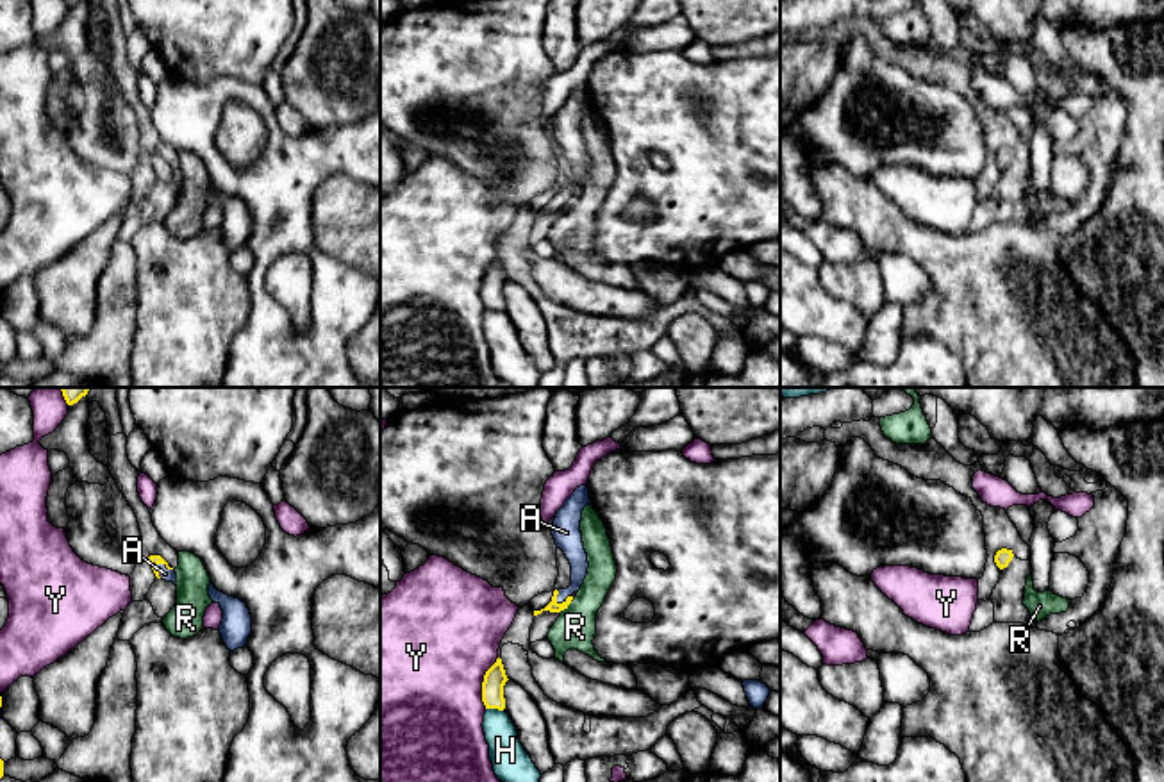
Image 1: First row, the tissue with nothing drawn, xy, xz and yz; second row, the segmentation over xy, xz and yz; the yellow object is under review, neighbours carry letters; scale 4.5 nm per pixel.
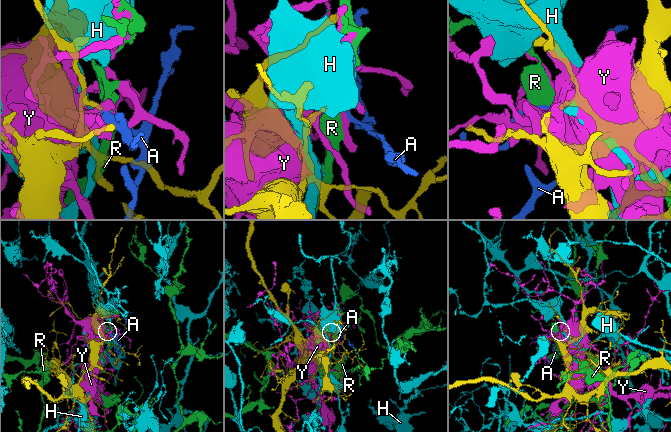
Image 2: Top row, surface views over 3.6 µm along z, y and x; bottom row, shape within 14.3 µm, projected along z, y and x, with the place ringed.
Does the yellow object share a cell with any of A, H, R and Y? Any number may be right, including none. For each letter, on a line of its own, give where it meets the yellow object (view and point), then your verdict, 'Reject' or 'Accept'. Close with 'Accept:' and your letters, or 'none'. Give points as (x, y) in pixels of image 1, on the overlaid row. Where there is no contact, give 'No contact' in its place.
A: Touches yellow at xy (165, 563). Accept
H: Touches yellow at xz (495, 707). Reject
R: Touches yellow at xz (565, 607). Reject
Y: Touches yellow at xz (482, 682). Reject
Accept: A

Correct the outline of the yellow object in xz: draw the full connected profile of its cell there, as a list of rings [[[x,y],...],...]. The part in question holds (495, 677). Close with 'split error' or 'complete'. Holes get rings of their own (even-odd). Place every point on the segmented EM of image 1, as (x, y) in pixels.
[[[498,657],[496,662],[486,671],[482,682],[482,702],[486,709],[505,709],[503,686],[507,682],[507,675]]]; complete

